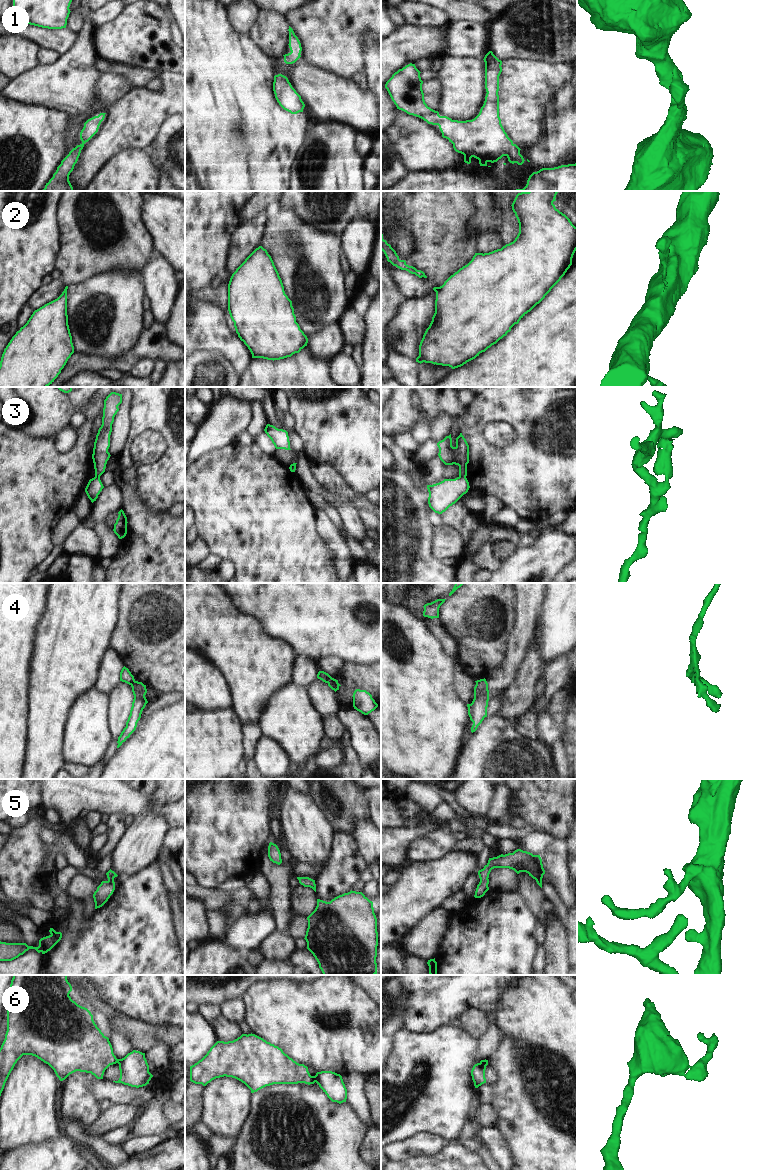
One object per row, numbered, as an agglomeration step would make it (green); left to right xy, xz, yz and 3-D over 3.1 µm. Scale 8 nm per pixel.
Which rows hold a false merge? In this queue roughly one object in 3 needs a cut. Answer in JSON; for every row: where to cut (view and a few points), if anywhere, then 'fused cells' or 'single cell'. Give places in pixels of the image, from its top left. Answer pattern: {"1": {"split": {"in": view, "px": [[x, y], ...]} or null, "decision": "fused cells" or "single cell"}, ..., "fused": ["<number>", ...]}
{"1": {"split": null, "decision": "single cell"}, "2": {"split": {"in": "yz", "px": [[439, 287], [436, 294]]}, "decision": "fused cells"}, "3": {"split": {"in": "yz", "px": [[459, 475], [465, 477]]}, "decision": "fused cells"}, "4": {"split": {"in": "xz", "px": [[331, 677], [327, 682]]}, "decision": "fused cells"}, "5": {"split": null, "decision": "single cell"}, "6": {"split": {"in": "xz", "px": [[313, 1076], [315, 1081]]}, "decision": "fused cells"}, "fused": ["2", "3", "4", "6"]}

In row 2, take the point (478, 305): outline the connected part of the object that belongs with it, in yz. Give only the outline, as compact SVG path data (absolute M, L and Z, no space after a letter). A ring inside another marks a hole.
M558 191L518 193L512 210L519 223L515 240L489 253L475 253L472 260L451 275L436 294L435 313L419 345L418 363L458 368L475 359L511 331L511 328L539 304L572 265L577 250L577 227L553 204Z

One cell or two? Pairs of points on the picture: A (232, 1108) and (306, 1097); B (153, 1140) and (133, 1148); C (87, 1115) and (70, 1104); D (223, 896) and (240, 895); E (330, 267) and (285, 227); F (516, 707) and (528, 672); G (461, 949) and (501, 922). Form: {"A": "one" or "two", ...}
{"A": "two", "B": "one", "C": "one", "D": "one", "E": "one", "F": "one", "G": "one"}

